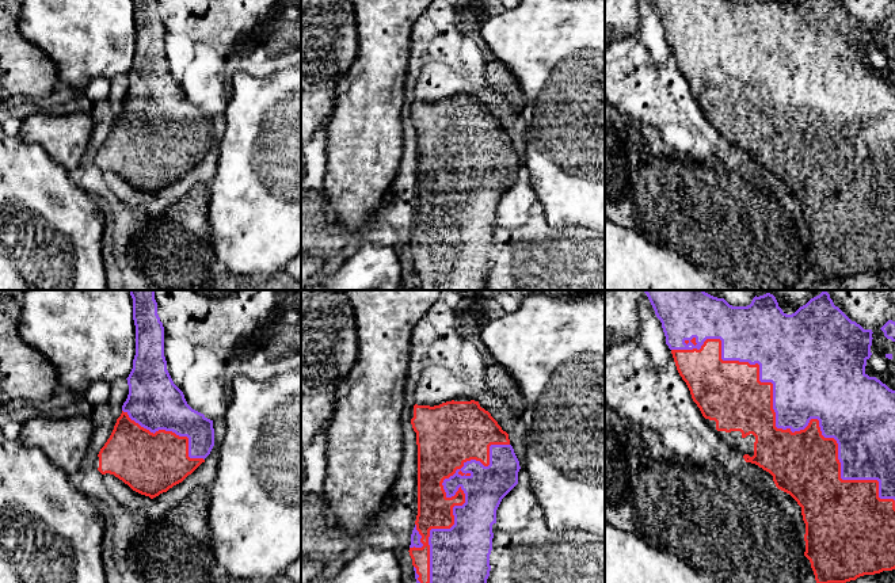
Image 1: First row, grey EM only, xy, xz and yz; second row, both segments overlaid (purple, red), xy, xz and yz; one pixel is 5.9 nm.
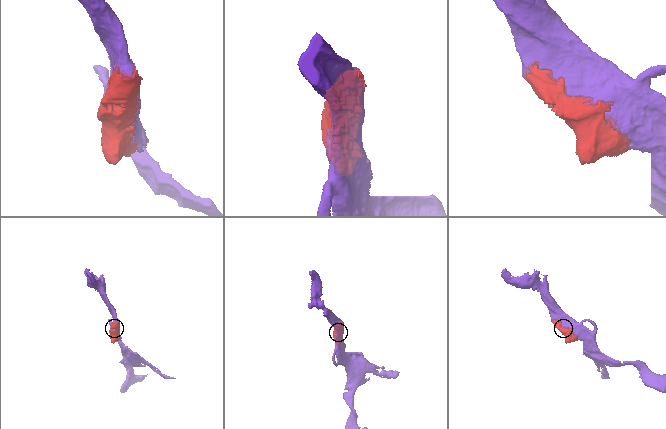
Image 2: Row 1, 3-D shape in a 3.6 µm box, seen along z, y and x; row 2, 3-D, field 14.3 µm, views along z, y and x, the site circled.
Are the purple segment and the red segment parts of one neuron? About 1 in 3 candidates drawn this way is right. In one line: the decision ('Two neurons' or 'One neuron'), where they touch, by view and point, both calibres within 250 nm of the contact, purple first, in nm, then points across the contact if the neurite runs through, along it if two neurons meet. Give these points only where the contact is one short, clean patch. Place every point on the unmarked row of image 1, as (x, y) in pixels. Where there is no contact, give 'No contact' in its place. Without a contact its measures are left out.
One neuron. Touches purple at yz (776, 122). Thickness 340 nm (purple) against 360 nm

